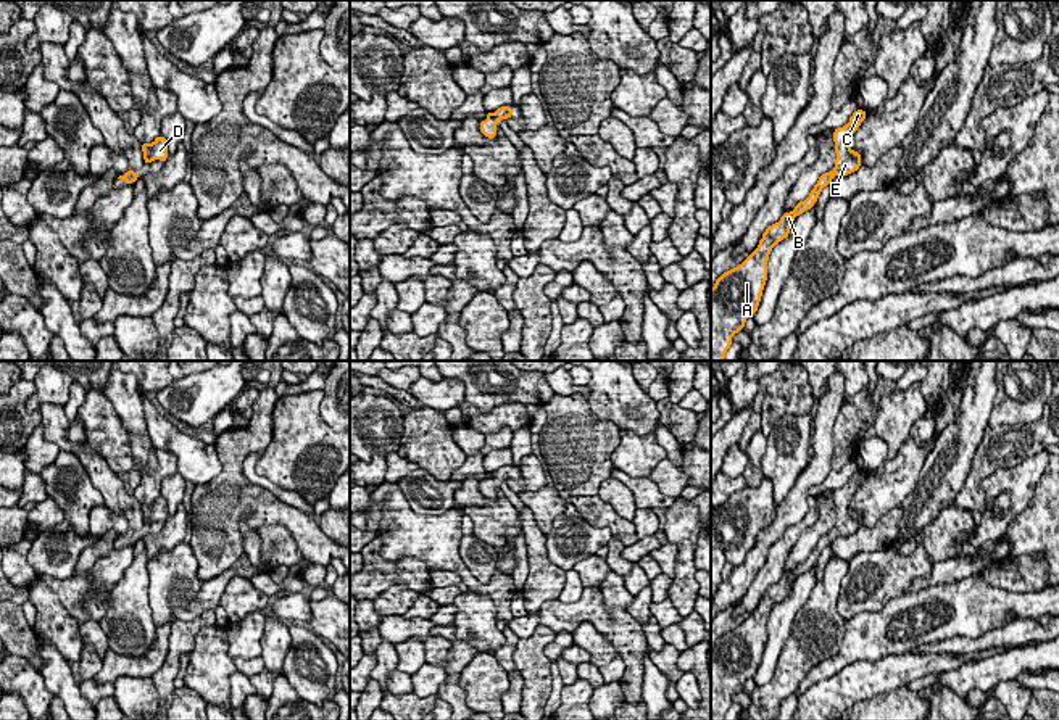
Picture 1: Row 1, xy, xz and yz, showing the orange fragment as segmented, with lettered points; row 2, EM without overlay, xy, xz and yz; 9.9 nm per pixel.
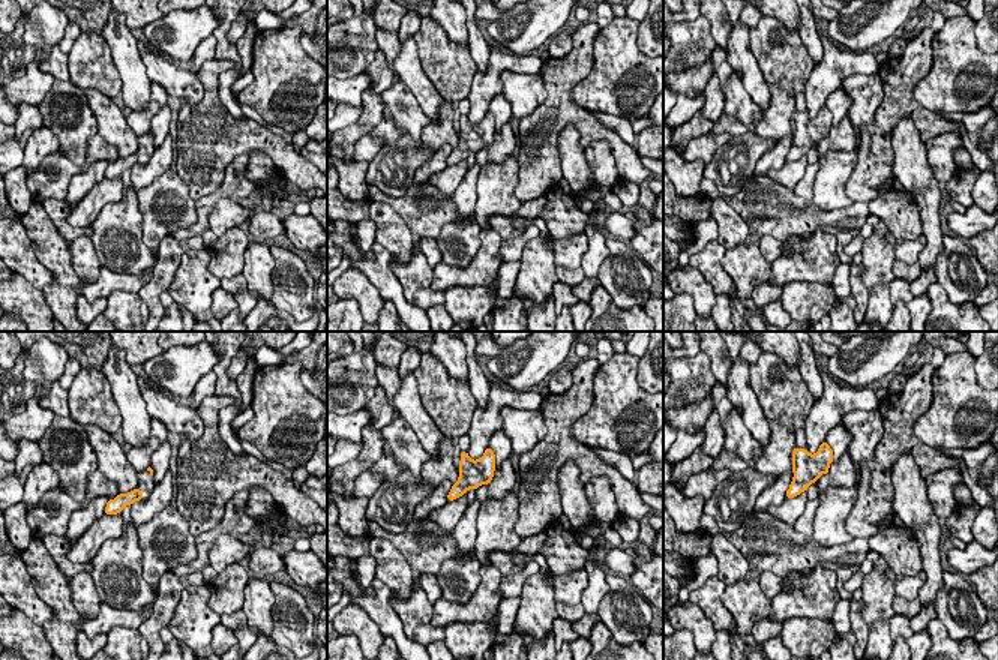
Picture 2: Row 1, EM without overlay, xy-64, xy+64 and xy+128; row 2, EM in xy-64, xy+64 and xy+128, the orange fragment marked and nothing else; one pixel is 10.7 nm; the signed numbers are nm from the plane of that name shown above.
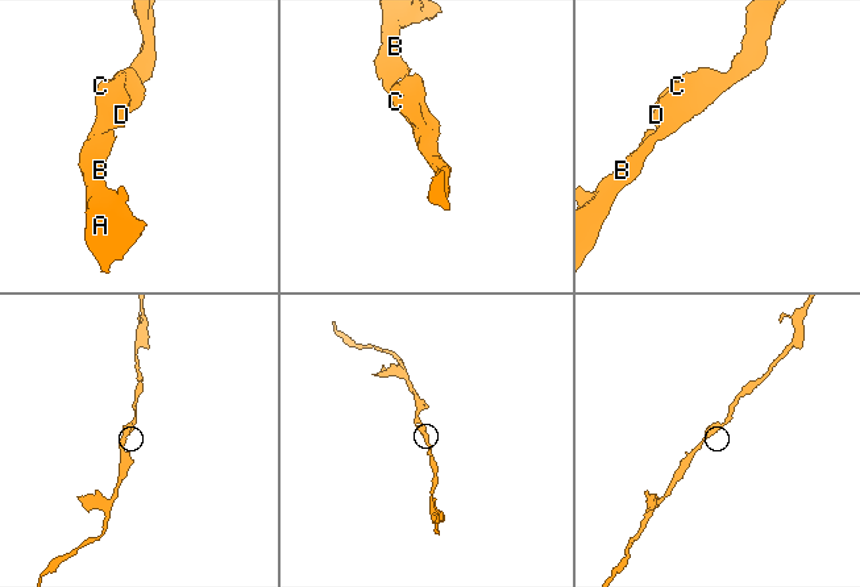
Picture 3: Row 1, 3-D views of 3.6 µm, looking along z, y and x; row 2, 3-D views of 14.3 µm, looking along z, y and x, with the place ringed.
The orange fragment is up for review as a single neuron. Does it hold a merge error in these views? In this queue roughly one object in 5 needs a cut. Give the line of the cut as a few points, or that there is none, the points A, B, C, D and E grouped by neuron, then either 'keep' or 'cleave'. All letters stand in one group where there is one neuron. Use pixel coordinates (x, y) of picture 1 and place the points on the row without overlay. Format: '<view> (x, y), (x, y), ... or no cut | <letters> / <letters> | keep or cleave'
no cut | A B C D E | keep

